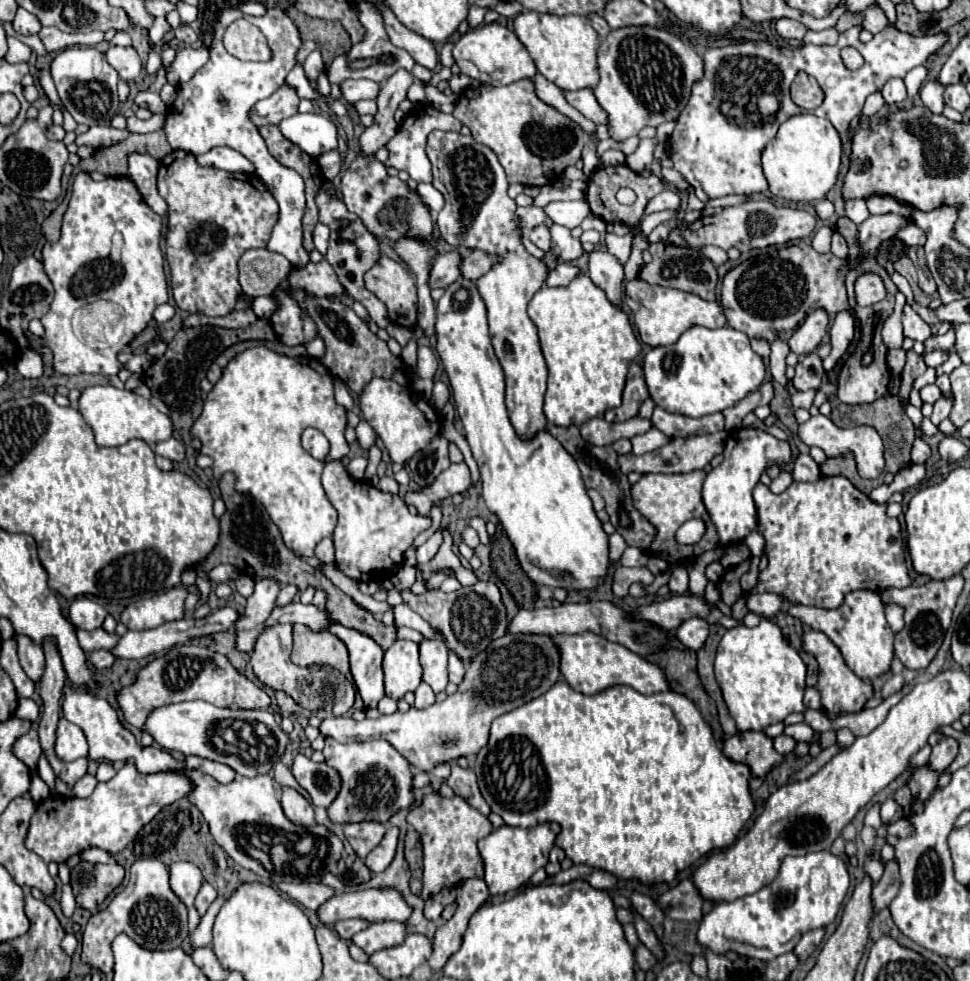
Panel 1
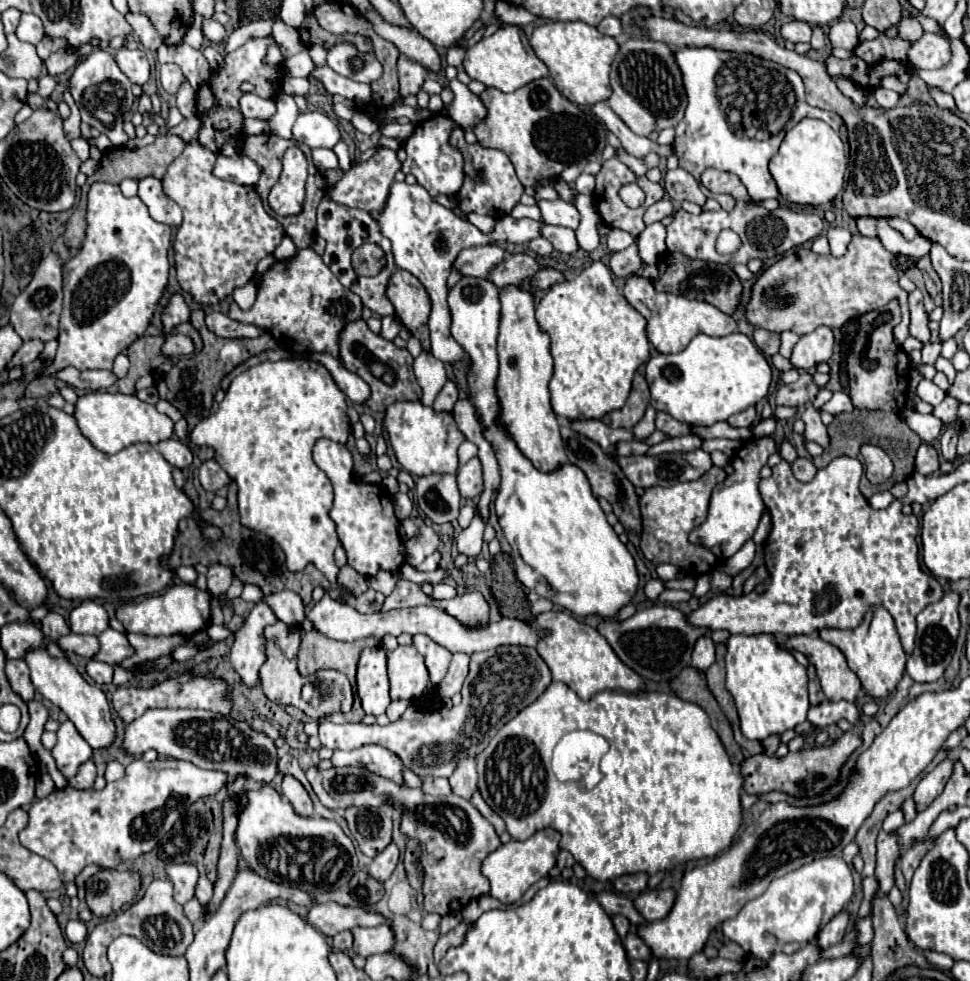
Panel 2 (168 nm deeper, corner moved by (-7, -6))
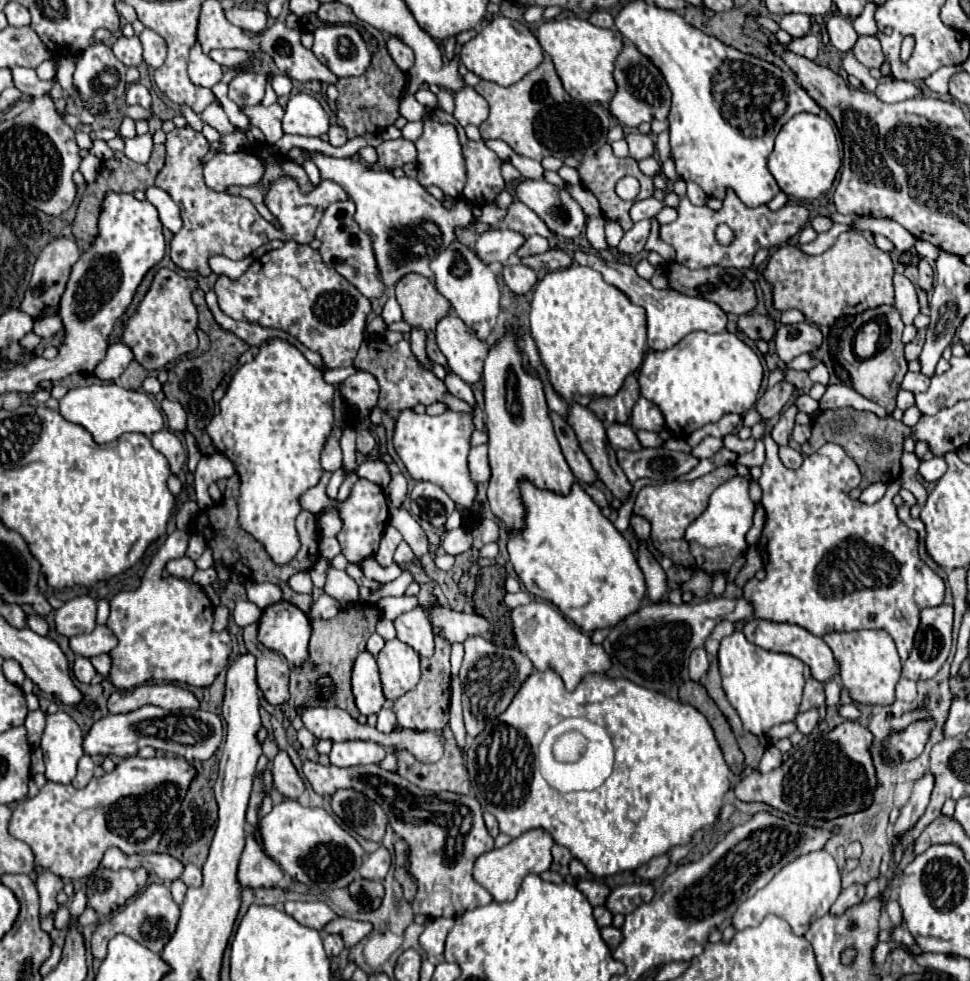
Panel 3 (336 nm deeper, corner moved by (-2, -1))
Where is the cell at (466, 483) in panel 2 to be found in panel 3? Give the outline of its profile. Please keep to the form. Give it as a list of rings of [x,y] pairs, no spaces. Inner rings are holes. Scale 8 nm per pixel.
[[[487,444],[471,448],[469,470],[471,470],[473,482],[477,482],[477,484],[487,482],[491,478],[491,468],[489,468],[489,460],[487,460]]]

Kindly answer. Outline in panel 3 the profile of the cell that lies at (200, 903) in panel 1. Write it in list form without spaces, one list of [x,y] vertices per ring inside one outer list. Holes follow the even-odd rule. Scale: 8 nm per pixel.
[[[185,864],[185,870],[181,874],[181,880],[187,886],[201,886],[201,868],[197,868],[195,864]]]

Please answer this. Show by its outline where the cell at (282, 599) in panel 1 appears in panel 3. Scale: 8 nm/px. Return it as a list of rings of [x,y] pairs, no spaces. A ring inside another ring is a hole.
[[[249,580],[245,584],[247,590],[247,600],[253,602],[255,606],[259,606],[261,610],[265,610],[267,606],[275,604],[281,600],[281,588],[277,584],[261,584],[261,582],[253,582]]]

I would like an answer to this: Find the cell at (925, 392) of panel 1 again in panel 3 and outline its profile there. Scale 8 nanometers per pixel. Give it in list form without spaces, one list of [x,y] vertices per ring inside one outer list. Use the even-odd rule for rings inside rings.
[[[907,372],[905,378],[903,378],[903,384],[901,384],[903,390],[909,390],[913,394],[917,392],[925,392],[929,388],[929,378],[923,376],[923,374],[915,374],[915,372]]]

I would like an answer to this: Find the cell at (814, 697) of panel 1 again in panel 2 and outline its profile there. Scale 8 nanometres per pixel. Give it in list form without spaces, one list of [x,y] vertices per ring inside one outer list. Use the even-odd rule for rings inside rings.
[[[822,701],[820,705],[814,705],[810,707],[808,711],[808,721],[812,725],[816,725],[818,729],[824,729],[828,725],[834,725],[838,723],[840,719],[846,719],[850,721],[852,725],[860,721],[860,711],[854,703],[848,703],[848,701]]]

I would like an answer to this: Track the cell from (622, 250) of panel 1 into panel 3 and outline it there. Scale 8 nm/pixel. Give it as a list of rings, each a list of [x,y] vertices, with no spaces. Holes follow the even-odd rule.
[[[605,220],[605,238],[609,242],[609,246],[617,246],[619,240],[623,238],[623,230],[619,228],[619,224],[615,224],[613,220]]]

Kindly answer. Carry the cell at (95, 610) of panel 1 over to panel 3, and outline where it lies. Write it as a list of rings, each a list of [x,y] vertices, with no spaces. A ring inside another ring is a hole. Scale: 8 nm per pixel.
[[[91,596],[73,598],[55,612],[55,630],[67,638],[83,632],[93,632],[95,612],[97,604]]]

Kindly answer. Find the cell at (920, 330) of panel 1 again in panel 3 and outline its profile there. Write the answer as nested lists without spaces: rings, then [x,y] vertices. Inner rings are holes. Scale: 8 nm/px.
[[[895,274],[893,286],[895,286],[895,308],[899,310],[905,324],[913,324],[913,318],[919,314],[919,302],[913,282],[903,274]]]

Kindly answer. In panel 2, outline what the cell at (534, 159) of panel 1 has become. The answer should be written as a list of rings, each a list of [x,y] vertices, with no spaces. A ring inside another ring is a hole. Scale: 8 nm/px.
[[[536,79],[514,93],[490,87],[480,99],[488,113],[472,131],[482,147],[500,149],[510,157],[524,187],[538,189],[542,179],[556,181],[572,163],[584,167],[586,163],[600,159],[606,145],[606,127],[594,121],[584,107],[576,107],[562,97],[550,79]]]

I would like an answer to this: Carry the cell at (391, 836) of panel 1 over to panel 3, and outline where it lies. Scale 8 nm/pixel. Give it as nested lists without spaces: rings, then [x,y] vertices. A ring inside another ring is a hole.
[[[381,846],[379,850],[375,850],[373,854],[369,854],[359,870],[361,878],[365,880],[383,880],[387,870],[391,866],[391,854],[387,852],[385,846]]]

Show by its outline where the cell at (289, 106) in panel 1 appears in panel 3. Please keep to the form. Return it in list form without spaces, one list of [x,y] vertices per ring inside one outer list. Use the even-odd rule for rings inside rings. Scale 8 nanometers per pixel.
[[[245,71],[229,82],[229,98],[237,106],[259,104],[265,96],[267,78],[265,75],[253,71]]]

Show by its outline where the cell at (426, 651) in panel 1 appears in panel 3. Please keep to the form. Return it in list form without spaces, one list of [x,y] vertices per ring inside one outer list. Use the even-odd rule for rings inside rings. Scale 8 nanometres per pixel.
[[[421,606],[411,612],[405,612],[393,620],[397,638],[405,644],[411,644],[415,652],[421,656],[433,654],[433,630]]]

